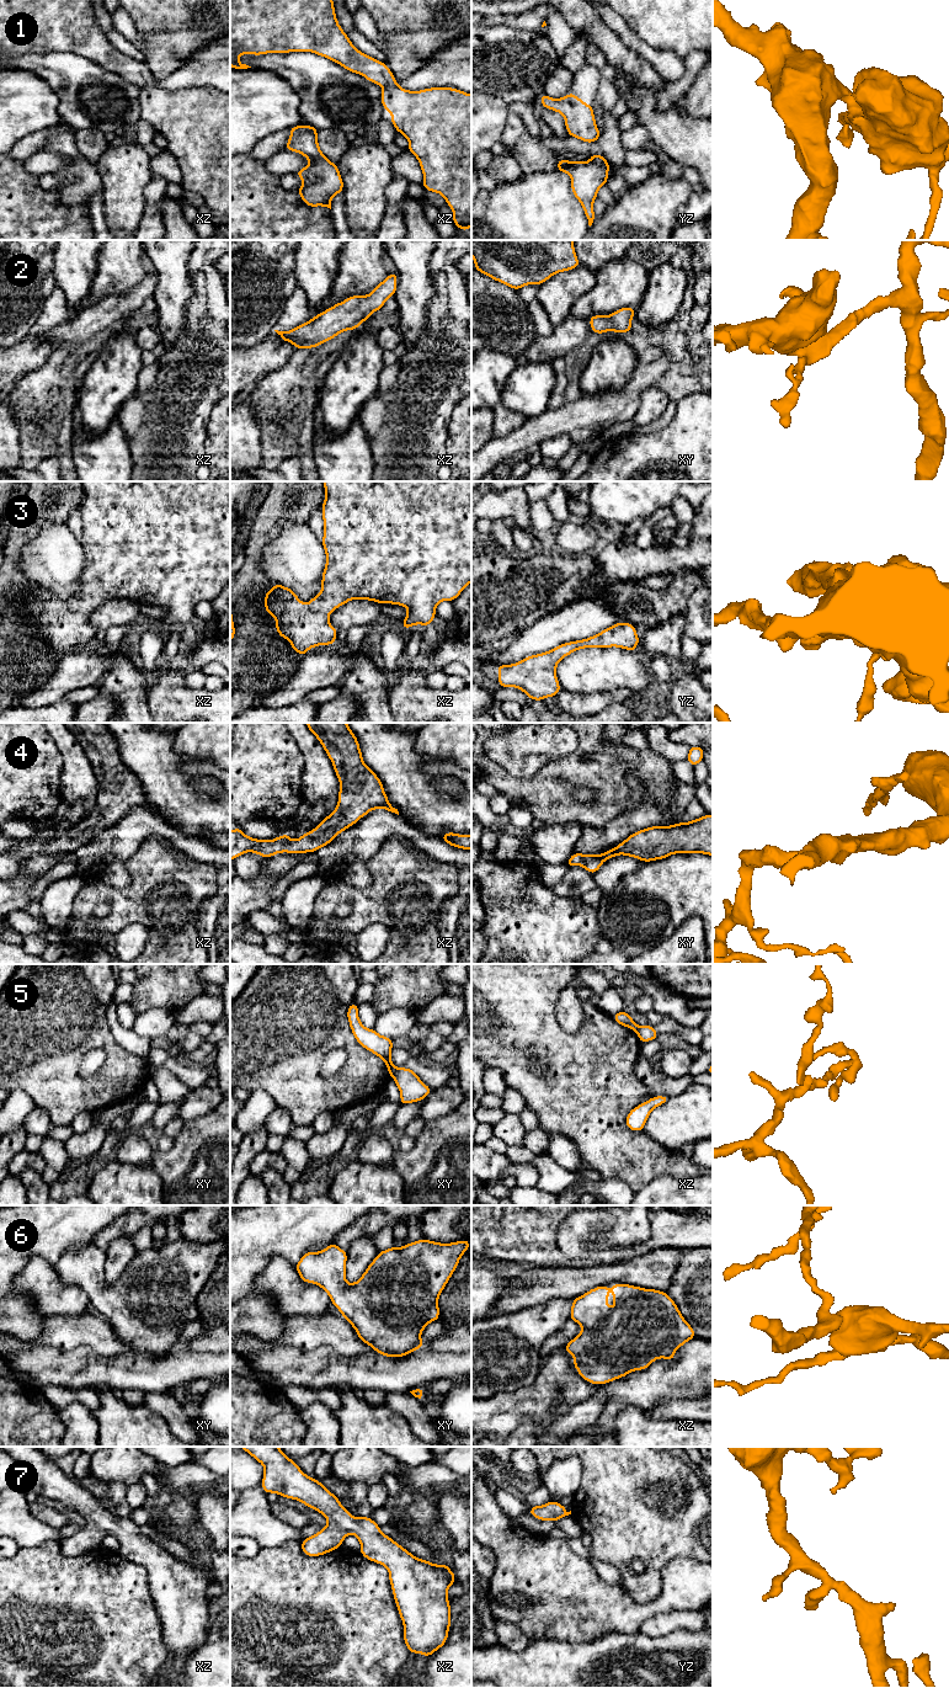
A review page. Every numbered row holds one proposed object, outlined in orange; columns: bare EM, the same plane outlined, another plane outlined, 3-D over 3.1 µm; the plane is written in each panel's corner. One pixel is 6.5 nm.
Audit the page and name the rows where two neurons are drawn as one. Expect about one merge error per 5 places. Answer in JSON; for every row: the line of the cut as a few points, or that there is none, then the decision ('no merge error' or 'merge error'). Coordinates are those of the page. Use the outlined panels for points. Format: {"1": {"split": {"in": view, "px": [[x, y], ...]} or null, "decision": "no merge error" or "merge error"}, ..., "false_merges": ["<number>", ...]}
{"1": {"split": null, "decision": "no merge error"}, "2": {"split": null, "decision": "no merge error"}, "3": {"split": null, "decision": "no merge error"}, "4": {"split": null, "decision": "no merge error"}, "5": {"split": {"in": "xy", "px": [[396, 1068], [392, 1076]]}, "decision": "merge error"}, "6": {"split": null, "decision": "no merge error"}, "7": {"split": null, "decision": "no merge error"}, "false_merges": ["5"]}

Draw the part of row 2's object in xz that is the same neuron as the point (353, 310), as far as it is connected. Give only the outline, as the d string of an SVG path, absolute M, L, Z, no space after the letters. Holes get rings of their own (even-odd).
M393 271L384 281L374 287L373 292L368 295L351 295L346 298L342 303L336 303L334 307L321 311L320 314L311 318L309 321L304 323L303 325L295 326L290 331L274 331L279 335L281 340L293 344L297 350L314 348L336 337L342 331L353 331L363 321L368 320L373 311L378 311L379 309L382 309L389 297L395 295L396 283L398 277L395 271Z

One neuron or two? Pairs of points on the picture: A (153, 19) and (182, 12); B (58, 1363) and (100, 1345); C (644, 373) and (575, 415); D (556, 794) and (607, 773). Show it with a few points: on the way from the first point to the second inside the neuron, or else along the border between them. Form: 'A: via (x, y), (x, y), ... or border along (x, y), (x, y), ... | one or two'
A: via (160, 12), (175, 12) | one
B: border along (40, 1345), (58, 1347), (68, 1352) | two
C: via (629, 392), (614, 406), (593, 414) | one
D: via (554, 777), (558, 773), (590, 773) | one

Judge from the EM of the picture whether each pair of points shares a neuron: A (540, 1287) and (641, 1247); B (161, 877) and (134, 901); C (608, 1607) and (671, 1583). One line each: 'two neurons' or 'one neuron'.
A: two neurons
B: one neuron
C: one neuron

